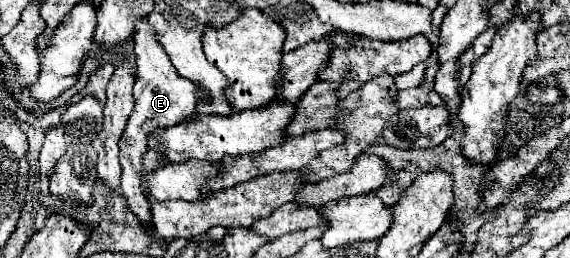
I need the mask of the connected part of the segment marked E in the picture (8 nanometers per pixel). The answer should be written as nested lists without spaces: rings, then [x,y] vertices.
[[[144,18],[138,22],[134,32],[134,44],[136,44],[136,84],[134,84],[134,98],[136,108],[132,116],[128,118],[126,130],[120,138],[120,162],[122,162],[122,178],[120,188],[122,194],[128,200],[130,210],[152,230],[148,224],[150,220],[150,202],[146,200],[146,194],[140,188],[140,174],[142,174],[142,154],[148,148],[148,134],[150,130],[156,130],[160,124],[178,124],[196,114],[196,104],[202,98],[202,88],[192,84],[188,78],[182,78],[172,62],[166,58],[166,52],[162,46],[158,46],[154,38],[154,30],[150,30],[150,22]]]

